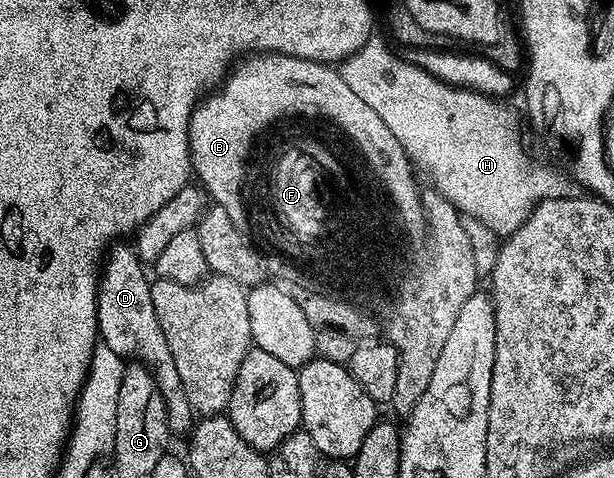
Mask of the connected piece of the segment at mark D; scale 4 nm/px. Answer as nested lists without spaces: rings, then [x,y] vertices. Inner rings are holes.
[[[119,241],[111,246],[100,271],[98,281],[98,334],[101,342],[112,353],[126,361],[141,363],[154,373],[154,380],[166,402],[168,426],[171,432],[189,432],[196,422],[196,412],[180,385],[180,372],[172,361],[172,349],[164,341],[164,329],[156,321],[152,309],[151,280],[146,279],[147,268],[129,242]]]

